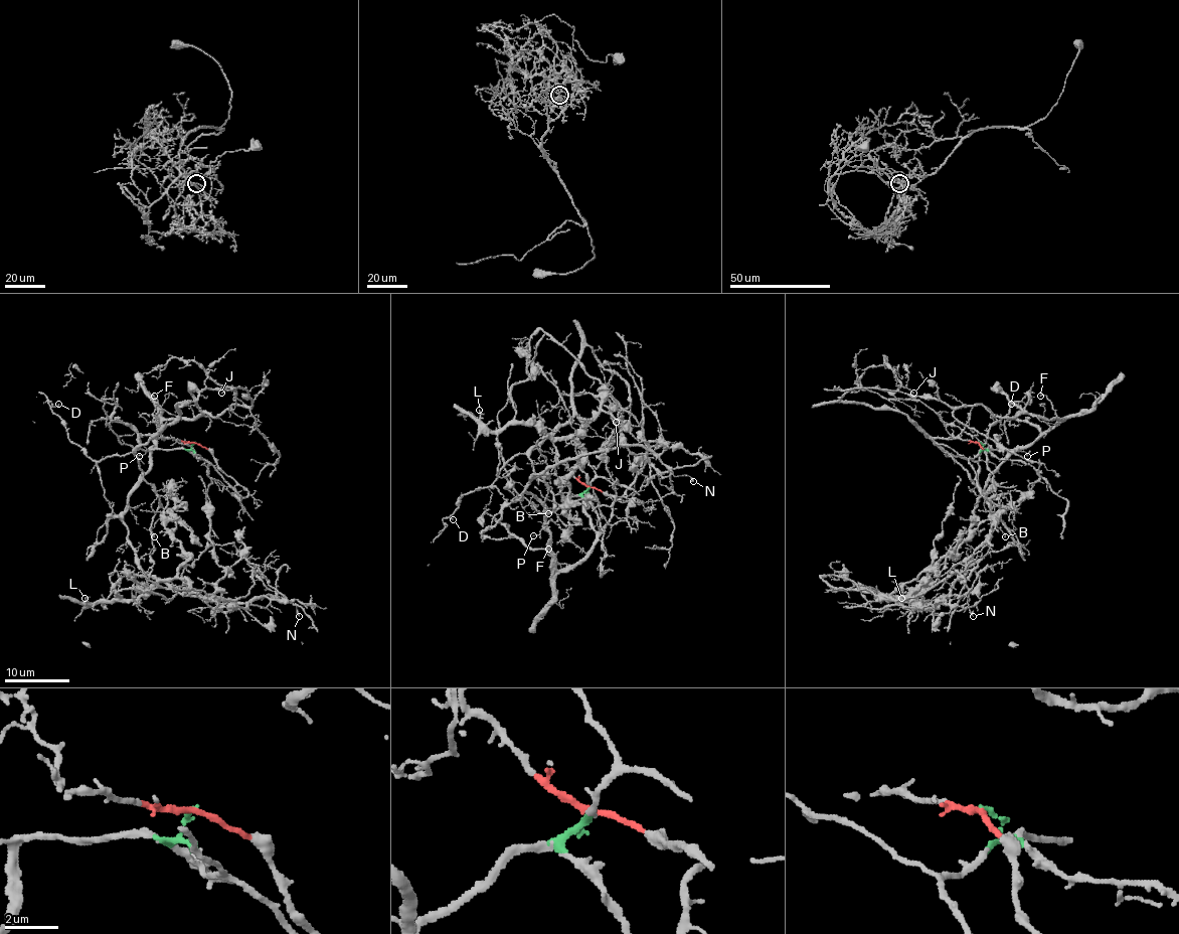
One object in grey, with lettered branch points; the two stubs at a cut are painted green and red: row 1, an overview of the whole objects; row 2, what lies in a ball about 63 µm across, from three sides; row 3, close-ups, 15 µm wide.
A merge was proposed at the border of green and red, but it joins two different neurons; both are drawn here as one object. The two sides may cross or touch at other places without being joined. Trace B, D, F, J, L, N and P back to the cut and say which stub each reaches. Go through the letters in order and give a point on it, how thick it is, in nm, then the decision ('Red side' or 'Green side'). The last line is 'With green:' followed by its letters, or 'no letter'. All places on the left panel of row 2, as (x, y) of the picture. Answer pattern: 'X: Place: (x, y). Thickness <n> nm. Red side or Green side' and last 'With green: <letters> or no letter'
B: Place: (154, 536). Thickness 110 nm. Red side
D: Place: (58, 404). Thickness 130 nm. Red side
F: Place: (154, 396). Thickness 140 nm. Green side
J: Place: (221, 393). Thickness 120 nm. Red side
L: Place: (85, 598). Thickness 200 nm. Red side
N: Place: (299, 616). Thickness 190 nm. Green side
P: Place: (139, 456). Thickness 70 nm. Green side
With green: F, N, P

